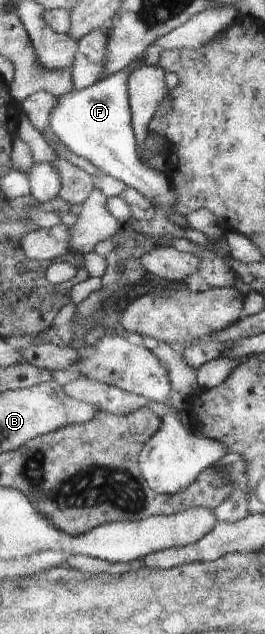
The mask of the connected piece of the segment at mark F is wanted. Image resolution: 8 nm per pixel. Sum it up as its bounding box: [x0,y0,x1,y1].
[50,45,193,229]

